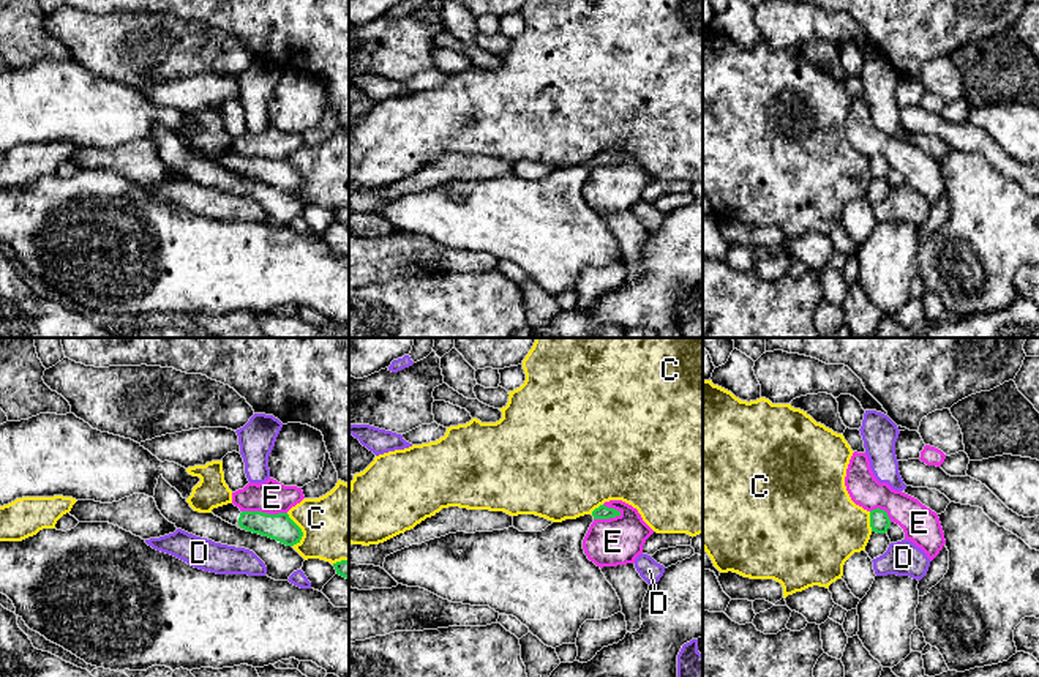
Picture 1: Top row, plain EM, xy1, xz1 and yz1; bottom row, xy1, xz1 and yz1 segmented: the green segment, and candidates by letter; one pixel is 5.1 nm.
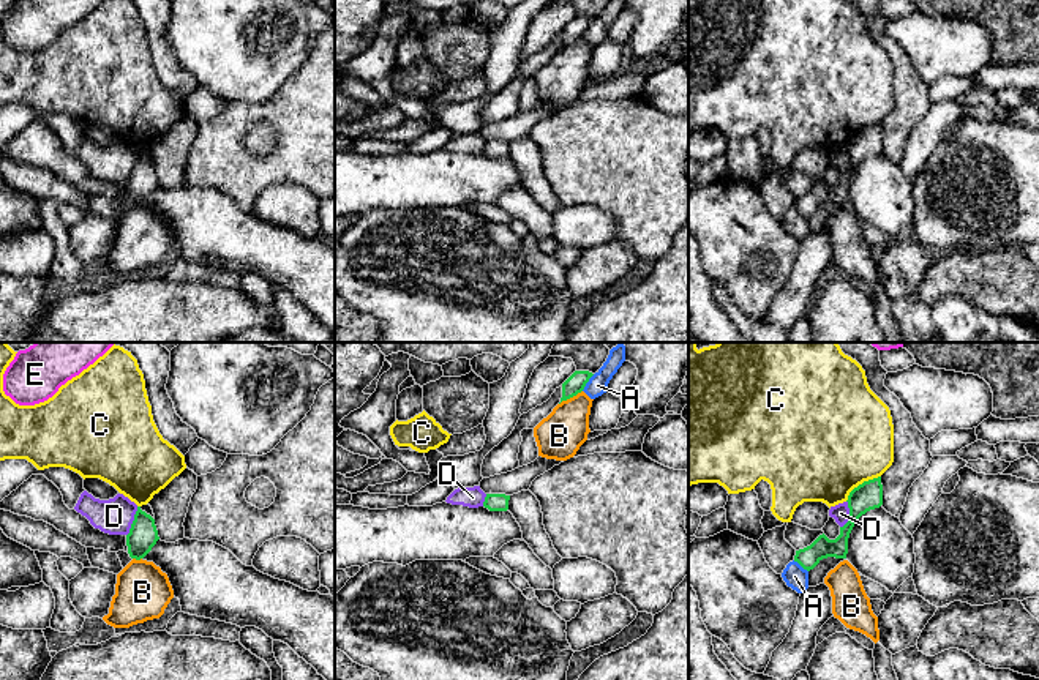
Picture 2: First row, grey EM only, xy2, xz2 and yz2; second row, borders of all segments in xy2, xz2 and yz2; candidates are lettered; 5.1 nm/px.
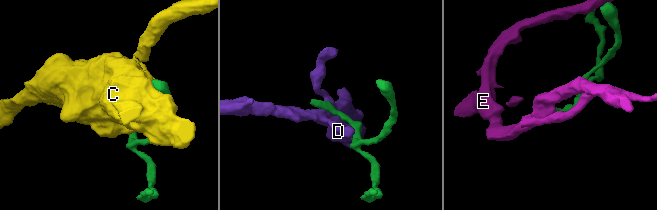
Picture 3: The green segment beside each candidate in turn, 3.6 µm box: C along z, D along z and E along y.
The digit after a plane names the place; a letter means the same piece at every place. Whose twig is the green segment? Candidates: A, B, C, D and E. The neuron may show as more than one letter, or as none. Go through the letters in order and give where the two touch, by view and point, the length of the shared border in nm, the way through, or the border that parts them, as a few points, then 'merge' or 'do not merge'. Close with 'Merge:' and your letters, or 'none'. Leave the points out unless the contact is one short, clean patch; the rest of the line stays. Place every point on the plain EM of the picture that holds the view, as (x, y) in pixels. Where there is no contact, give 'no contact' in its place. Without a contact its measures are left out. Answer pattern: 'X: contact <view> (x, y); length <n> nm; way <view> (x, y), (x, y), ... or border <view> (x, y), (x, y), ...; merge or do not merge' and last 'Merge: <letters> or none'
A: contact xz2 (588, 27); length 110 nm; do not merge
B: contact xz2 (570, 43); length 140 nm; do not merge
C: contact yz2 (862, 130); length 220 nm; do not merge
D: contact xy2 (133, 168); length 160 nm; border xy2 (138, 153), (127, 182); do not merge
E: contact xz1 (607, 164); length 150 nm; do not merge
Merge: none

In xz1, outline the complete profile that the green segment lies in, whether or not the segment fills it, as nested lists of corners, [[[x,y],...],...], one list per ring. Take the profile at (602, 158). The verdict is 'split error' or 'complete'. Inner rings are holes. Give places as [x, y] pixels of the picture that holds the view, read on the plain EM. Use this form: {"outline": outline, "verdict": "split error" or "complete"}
{"outline": [[[600,151],[591,161],[553,169],[542,178],[508,174],[448,180],[387,202],[382,215],[398,230],[425,235],[452,249],[489,252],[499,260],[513,262],[545,292],[556,295],[576,290],[586,267],[602,267],[622,259],[616,237],[583,196],[591,170],[616,163],[621,163],[621,158]]], "verdict": "split error"}

